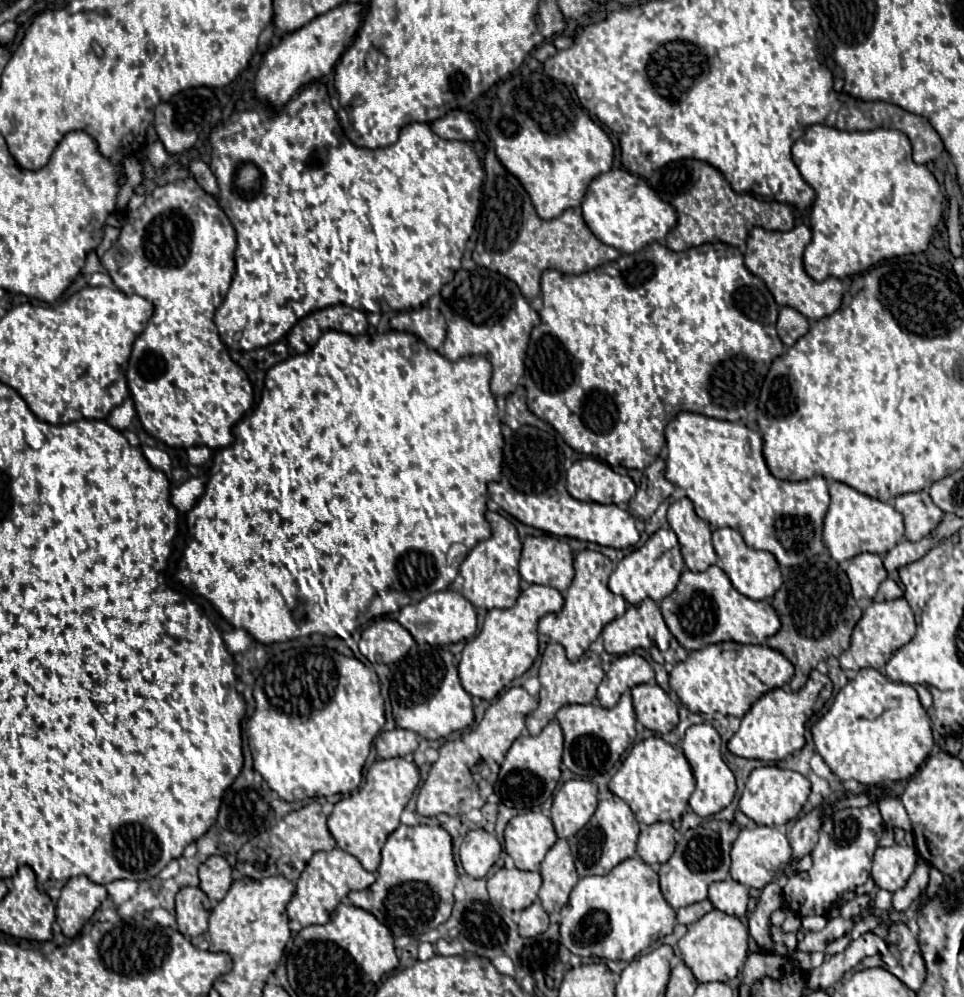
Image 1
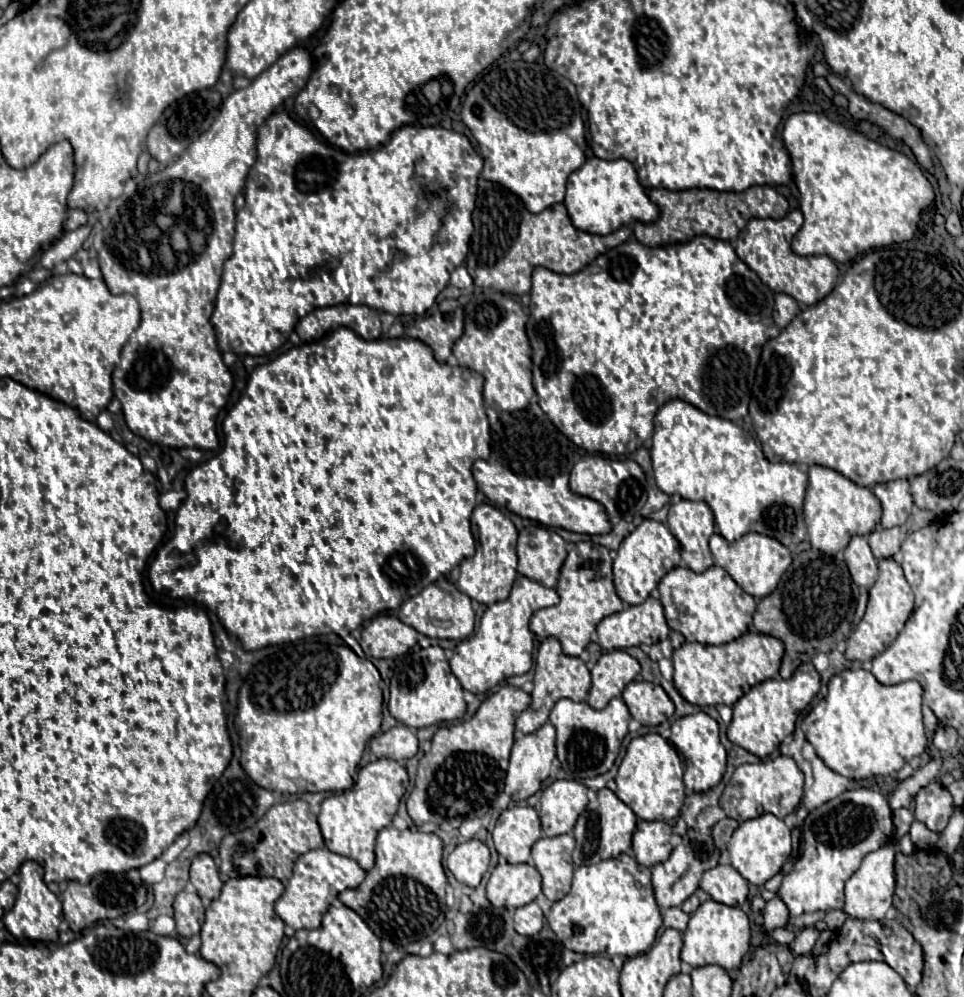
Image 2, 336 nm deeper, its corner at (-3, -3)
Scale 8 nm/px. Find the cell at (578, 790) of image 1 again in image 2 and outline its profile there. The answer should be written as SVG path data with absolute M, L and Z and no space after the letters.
M555 781L541 795L541 829L545 837L571 833L577 817L585 811L587 787L577 781Z

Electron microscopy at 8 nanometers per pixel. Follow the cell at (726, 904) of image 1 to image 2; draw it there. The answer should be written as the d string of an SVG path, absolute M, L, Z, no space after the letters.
M717 865L701 879L701 889L717 903L741 907L747 901L747 881L731 865Z

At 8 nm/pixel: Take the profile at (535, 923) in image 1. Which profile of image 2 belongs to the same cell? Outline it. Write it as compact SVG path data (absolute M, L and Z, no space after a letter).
M531 901L515 911L515 931L519 935L533 937L543 929L543 911L537 901Z

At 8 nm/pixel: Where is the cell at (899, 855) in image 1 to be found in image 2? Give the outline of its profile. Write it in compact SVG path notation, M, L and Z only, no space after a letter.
M887 843L881 849L869 853L861 869L845 883L845 907L843 911L849 917L857 919L883 919L885 913L891 909L893 893L895 893L895 845Z

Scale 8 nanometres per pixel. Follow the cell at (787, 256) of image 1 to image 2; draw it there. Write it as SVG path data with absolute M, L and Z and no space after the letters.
M791 211L783 219L751 219L737 237L735 253L775 293L785 293L803 305L817 305L817 301L821 301L821 297L825 297L825 293L829 293L829 289L837 285L839 271L833 259L825 255L801 257L793 253L791 241L795 233L801 229L801 225L803 225L803 215L799 211Z

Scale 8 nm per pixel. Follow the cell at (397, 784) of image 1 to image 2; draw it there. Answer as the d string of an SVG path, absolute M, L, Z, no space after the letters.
M377 759L361 767L359 777L349 791L331 795L321 803L319 825L321 825L321 833L327 849L355 859L365 871L373 869L377 833L383 827L391 825L393 815L397 813L399 801L407 791L407 787L409 787L407 771L393 759Z

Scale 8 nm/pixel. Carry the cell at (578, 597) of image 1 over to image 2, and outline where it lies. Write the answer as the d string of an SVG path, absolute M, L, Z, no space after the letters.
M575 543L561 567L557 593L561 597L559 605L533 613L531 631L539 637L557 637L565 655L579 657L589 645L591 633L597 629L601 619L623 609L623 601L613 587L609 549L595 543Z

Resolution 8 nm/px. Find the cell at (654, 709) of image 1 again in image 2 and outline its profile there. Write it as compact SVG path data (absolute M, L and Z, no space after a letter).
M631 681L623 691L623 701L631 717L647 727L657 727L675 713L675 705L663 687L647 681Z

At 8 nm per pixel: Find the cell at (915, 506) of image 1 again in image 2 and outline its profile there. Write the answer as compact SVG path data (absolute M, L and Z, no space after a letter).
M897 479L897 481L875 485L873 493L877 495L883 507L881 525L885 529L891 529L893 525L903 525L909 519L913 511L913 497L909 493L907 479Z

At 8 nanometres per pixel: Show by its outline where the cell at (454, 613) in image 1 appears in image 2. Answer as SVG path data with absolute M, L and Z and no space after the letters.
M445 577L427 585L417 597L405 600L399 609L399 619L405 625L411 625L419 633L433 637L433 639L457 639L457 641L461 641L461 639L467 639L475 627L475 613L471 607L471 599L465 593L461 593Z

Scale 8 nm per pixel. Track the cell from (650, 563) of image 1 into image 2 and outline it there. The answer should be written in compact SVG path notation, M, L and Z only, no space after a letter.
M645 519L633 533L629 533L623 539L617 551L617 559L613 561L613 581L617 595L627 605L639 605L651 595L653 589L657 589L659 581L677 565L681 565L679 541L671 535L671 531L663 523Z

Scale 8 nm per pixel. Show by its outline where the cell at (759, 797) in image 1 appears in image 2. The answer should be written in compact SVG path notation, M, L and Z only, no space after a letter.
M779 755L775 759L763 761L763 763L745 763L739 765L731 777L731 781L725 785L725 791L719 799L721 809L727 813L727 817L737 819L739 823L747 819L755 819L757 811L773 813L775 817L783 819L785 815L793 813L803 797L803 773L795 765L791 757Z

